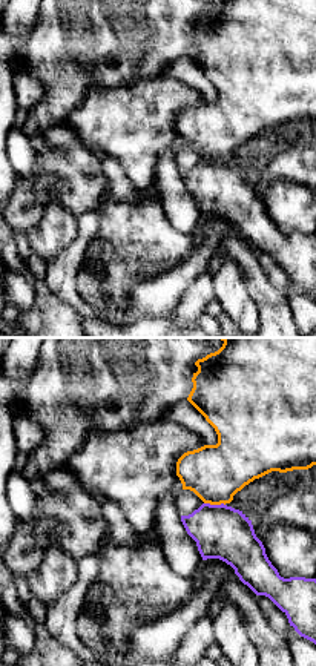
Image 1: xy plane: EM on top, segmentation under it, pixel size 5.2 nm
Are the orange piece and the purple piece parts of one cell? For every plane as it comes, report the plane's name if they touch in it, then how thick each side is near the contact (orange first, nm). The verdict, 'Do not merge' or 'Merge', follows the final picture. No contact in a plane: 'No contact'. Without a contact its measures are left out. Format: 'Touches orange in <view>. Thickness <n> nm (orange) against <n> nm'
Touches orange in xy. Thickness 300 nm (orange) against 280 nm

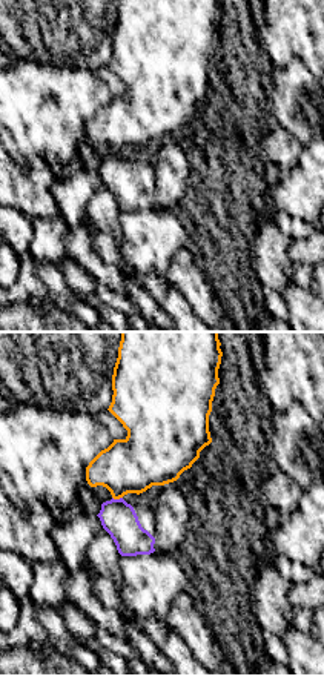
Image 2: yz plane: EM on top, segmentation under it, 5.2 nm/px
Touches orange in yz. Thickness 280 nm (orange) against 190 nm

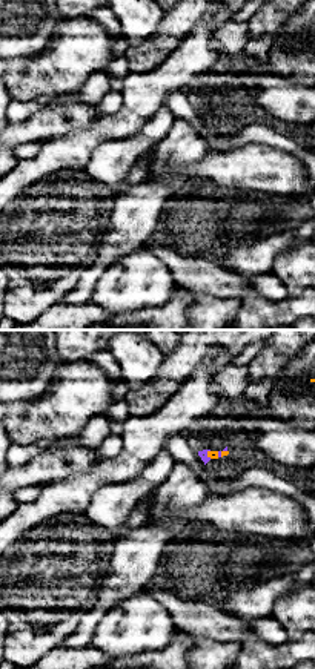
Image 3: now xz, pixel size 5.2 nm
Touches orange in xz. Thickness 30 nm (orange) against 20 nm

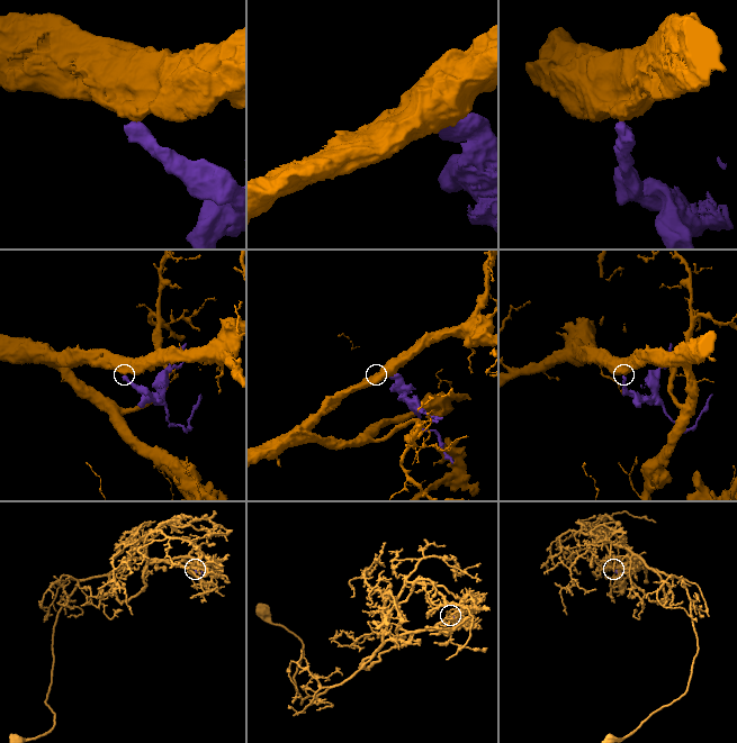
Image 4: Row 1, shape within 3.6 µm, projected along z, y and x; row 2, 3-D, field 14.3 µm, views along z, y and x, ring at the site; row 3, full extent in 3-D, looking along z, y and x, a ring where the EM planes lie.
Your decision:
Do not merge

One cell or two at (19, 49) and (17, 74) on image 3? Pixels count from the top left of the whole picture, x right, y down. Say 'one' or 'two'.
two

